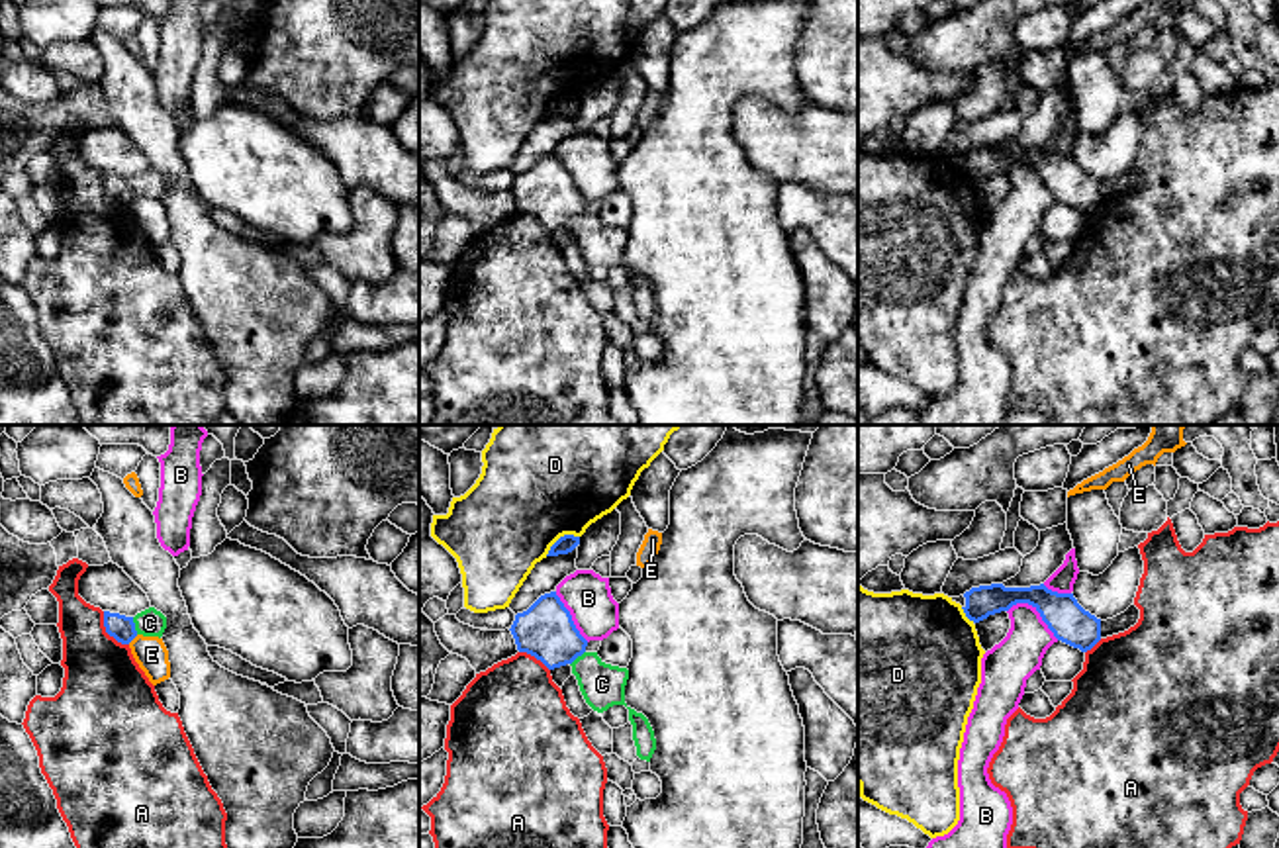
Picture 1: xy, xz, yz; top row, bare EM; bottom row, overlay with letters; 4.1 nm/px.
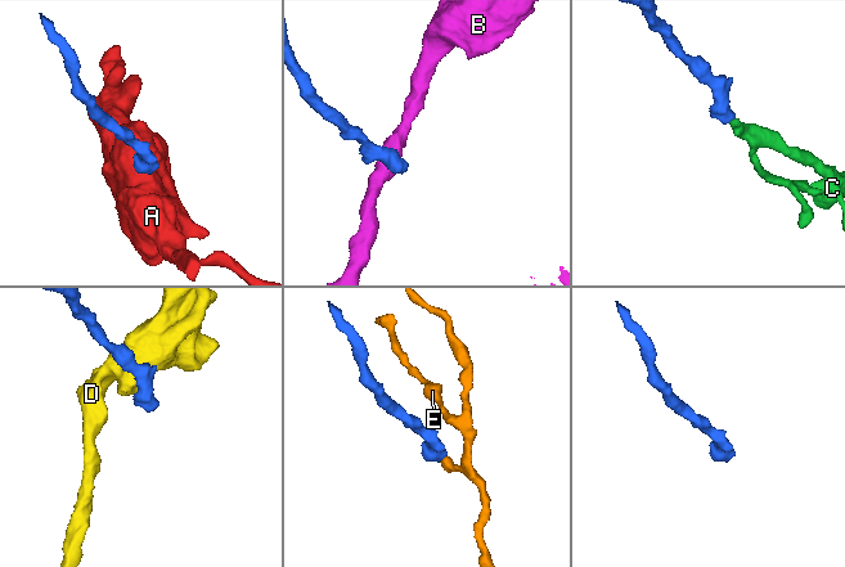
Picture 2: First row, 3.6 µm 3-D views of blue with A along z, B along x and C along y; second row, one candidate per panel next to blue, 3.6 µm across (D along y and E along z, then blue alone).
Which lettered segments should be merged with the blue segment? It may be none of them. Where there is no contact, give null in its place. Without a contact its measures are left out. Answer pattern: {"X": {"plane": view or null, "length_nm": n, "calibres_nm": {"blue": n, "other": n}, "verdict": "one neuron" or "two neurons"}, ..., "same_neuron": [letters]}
{"A": {"plane": "xy", "length_nm": 180, "calibres_nm": {"blue": 100, "other": 360}, "verdict": "two neurons"}, "B": {"plane": "yz", "length_nm": 240, "calibres_nm": {"blue": 160, "other": 190}, "verdict": "two neurons"}, "C": {"plane": "xy", "length_nm": 80, "calibres_nm": {"blue": 100, "other": 110}, "verdict": "one neuron"}, "D": {"plane": "xz", "length_nm": 170, "calibres_nm": {"blue": 70, "other": 500}, "verdict": "two neurons"}, "E": {"plane": "xy", "length_nm": 60, "calibres_nm": {"blue": 100, "other": 140}, "verdict": "two neurons"}, "same_neuron": ["C"]}

